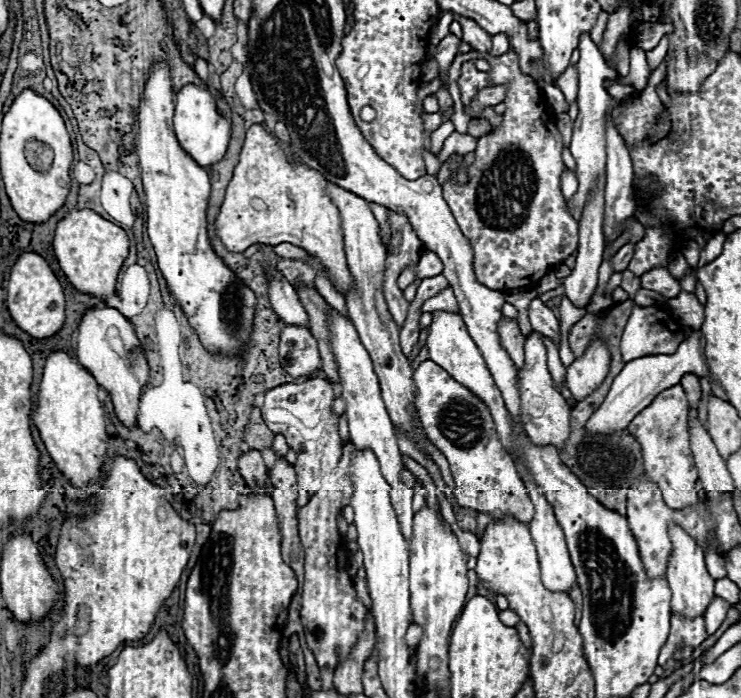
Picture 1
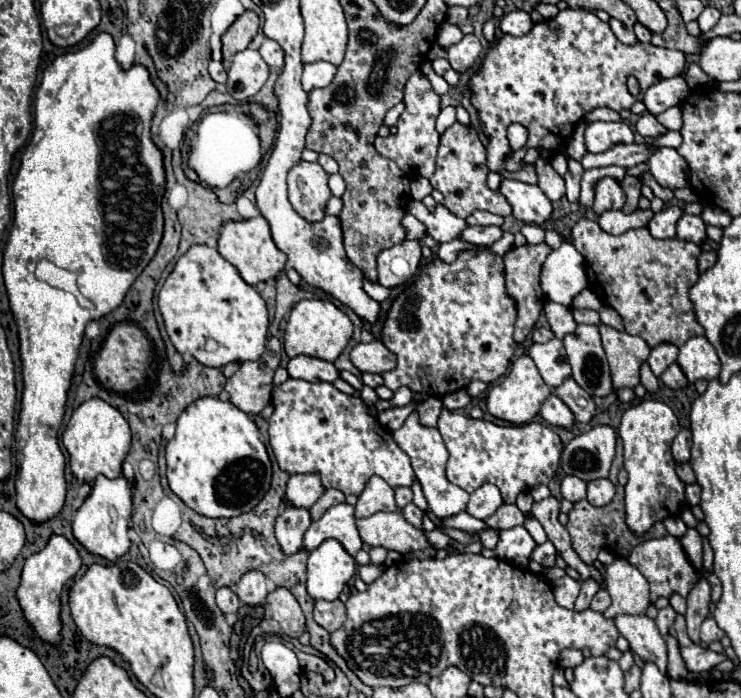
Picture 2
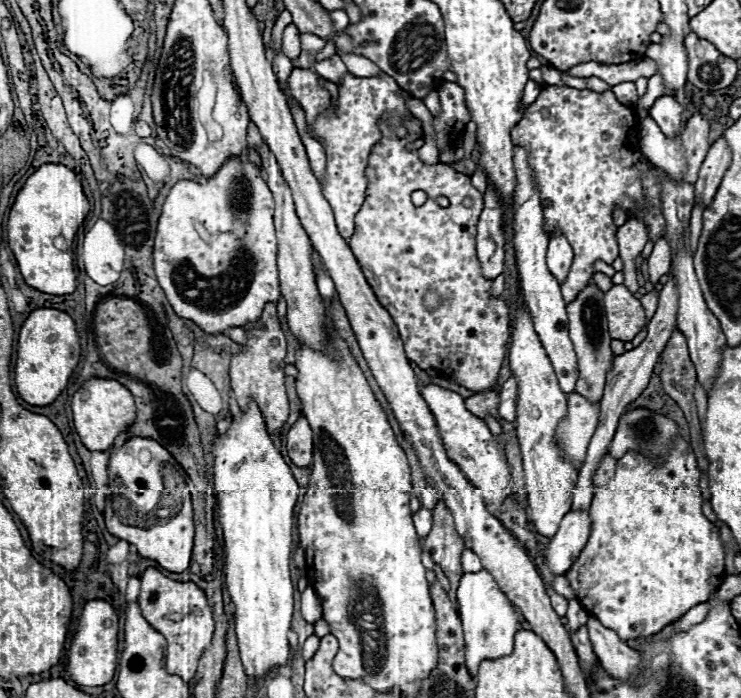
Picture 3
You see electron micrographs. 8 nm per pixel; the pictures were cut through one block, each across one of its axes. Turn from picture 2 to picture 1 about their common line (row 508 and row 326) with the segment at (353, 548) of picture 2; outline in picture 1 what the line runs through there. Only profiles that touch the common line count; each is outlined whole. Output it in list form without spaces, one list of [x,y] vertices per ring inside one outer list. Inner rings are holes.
[[[330,308],[330,344],[332,344],[334,360],[338,362],[338,374],[340,374],[338,394],[340,394],[340,398],[346,400],[346,412],[344,414],[348,416],[350,440],[358,448],[370,448],[376,454],[380,468],[382,468],[382,474],[384,474],[386,482],[390,484],[390,498],[392,498],[392,506],[398,514],[402,534],[404,534],[404,538],[410,538],[412,516],[414,516],[414,512],[412,512],[412,492],[414,490],[410,486],[404,486],[398,480],[398,474],[404,470],[404,464],[402,464],[402,454],[400,454],[398,444],[396,444],[396,432],[394,432],[394,426],[388,418],[388,412],[384,408],[378,378],[376,378],[374,368],[372,368],[372,360],[370,360],[368,352],[364,350],[364,346],[360,344],[360,338],[358,338],[354,324],[334,308]]]

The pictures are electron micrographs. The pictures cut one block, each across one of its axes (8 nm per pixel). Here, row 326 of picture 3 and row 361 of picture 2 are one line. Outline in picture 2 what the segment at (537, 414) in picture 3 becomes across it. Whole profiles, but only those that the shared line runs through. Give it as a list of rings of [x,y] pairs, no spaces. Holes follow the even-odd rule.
[[[524,354],[524,356],[520,356],[520,358],[514,360],[508,376],[504,376],[500,384],[494,384],[490,388],[486,404],[488,404],[488,412],[492,416],[496,416],[500,420],[506,420],[510,424],[526,424],[526,422],[530,422],[538,414],[542,402],[550,394],[552,394],[552,386],[548,386],[542,380],[542,376],[540,376],[534,360],[528,354]]]

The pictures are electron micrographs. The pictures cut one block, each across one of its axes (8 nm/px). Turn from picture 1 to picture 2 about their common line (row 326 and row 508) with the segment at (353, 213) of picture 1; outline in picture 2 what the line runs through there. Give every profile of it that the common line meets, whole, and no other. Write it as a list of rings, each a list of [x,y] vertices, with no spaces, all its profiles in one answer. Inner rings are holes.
[[[372,476],[358,496],[356,502],[356,518],[366,518],[376,512],[396,512],[398,506],[394,502],[394,488],[388,486],[380,476]]]

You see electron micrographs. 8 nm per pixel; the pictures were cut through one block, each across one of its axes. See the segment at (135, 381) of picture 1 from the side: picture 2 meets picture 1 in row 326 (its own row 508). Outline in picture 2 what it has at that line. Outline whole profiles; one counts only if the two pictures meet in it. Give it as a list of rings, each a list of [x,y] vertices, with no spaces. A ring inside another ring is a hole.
[[[122,474],[114,480],[108,480],[106,476],[96,476],[92,482],[92,492],[84,500],[84,504],[78,508],[74,520],[72,520],[72,532],[76,540],[92,554],[104,556],[106,560],[114,562],[120,556],[124,556],[130,548],[128,538],[128,522],[132,516],[132,494],[134,484],[124,478]]]

